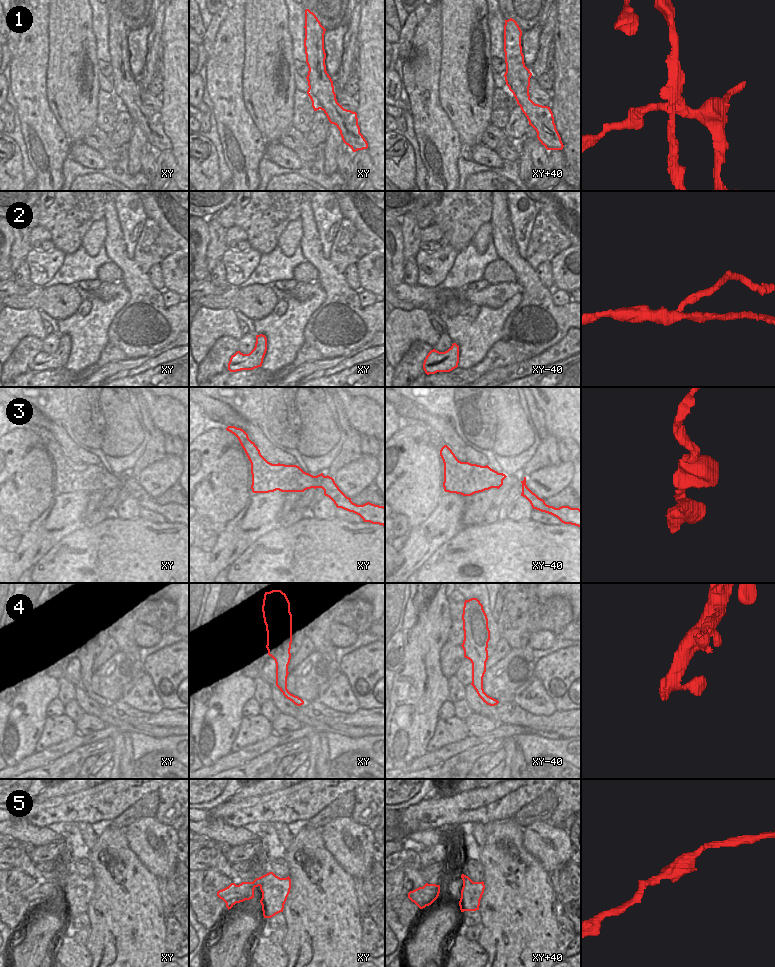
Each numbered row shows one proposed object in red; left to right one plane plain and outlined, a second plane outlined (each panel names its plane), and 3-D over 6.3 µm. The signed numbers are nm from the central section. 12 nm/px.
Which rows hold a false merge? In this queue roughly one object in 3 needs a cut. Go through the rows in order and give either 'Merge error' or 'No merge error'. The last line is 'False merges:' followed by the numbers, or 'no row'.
1: No merge error
2: No merge error
3: No merge error
4: No merge error
5: No merge error
False merges: no row.

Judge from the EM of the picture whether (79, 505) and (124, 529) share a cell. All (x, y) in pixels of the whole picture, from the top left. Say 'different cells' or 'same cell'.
different cells

